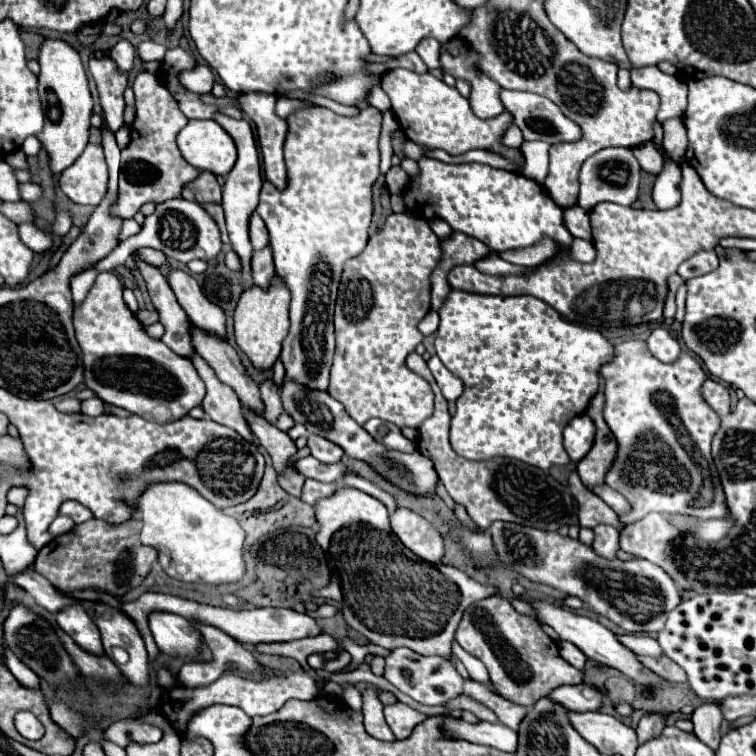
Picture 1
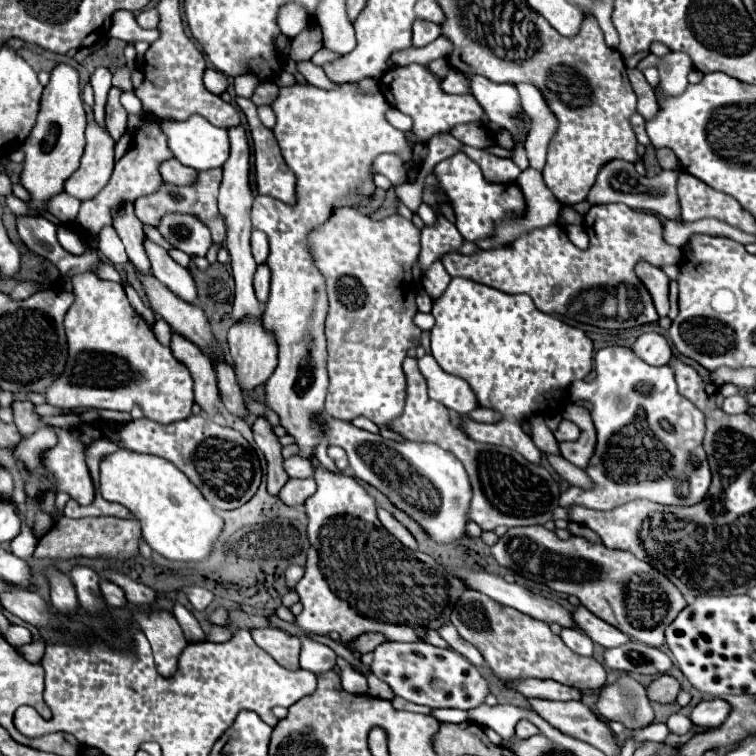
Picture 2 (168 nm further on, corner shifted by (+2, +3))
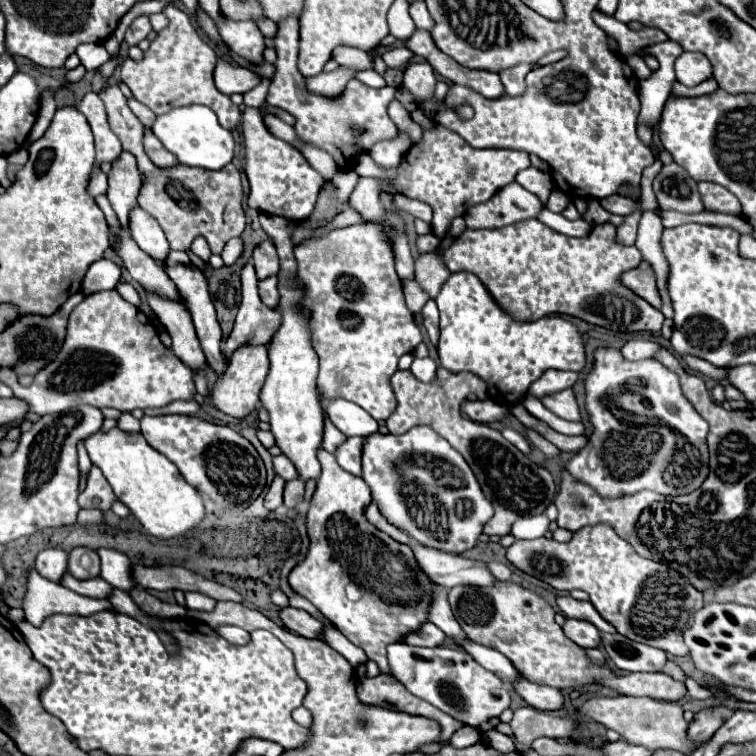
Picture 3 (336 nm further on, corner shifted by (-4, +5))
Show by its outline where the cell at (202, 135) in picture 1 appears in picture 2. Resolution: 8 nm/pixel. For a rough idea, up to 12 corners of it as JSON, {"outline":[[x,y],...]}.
{"outline":[[194,114],[164,124],[178,162],[196,170],[222,168],[228,132]]}

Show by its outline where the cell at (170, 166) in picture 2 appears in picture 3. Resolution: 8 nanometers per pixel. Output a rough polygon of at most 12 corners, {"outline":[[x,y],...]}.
{"outline":[[144,128],[144,152],[160,168],[178,164]]}

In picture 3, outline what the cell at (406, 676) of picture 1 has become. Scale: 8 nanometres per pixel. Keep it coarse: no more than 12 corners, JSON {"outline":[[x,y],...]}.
{"outline":[[388,646],[394,678],[464,726],[510,686],[460,648]]}

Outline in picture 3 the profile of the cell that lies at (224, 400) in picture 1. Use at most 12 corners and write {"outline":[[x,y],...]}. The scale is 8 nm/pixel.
{"outline":[[146,292],[172,336],[174,354],[192,370],[206,366],[184,304]]}

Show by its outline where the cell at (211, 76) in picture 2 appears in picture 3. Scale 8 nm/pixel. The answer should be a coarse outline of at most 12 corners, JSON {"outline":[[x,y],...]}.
{"outline":[[218,58],[214,82],[220,92],[246,94],[260,78],[250,68]]}

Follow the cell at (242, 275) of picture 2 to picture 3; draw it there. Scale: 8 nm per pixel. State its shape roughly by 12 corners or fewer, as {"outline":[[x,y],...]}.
{"outline":[[252,264],[242,270],[242,302],[224,356],[268,346],[282,314],[262,304]]}

